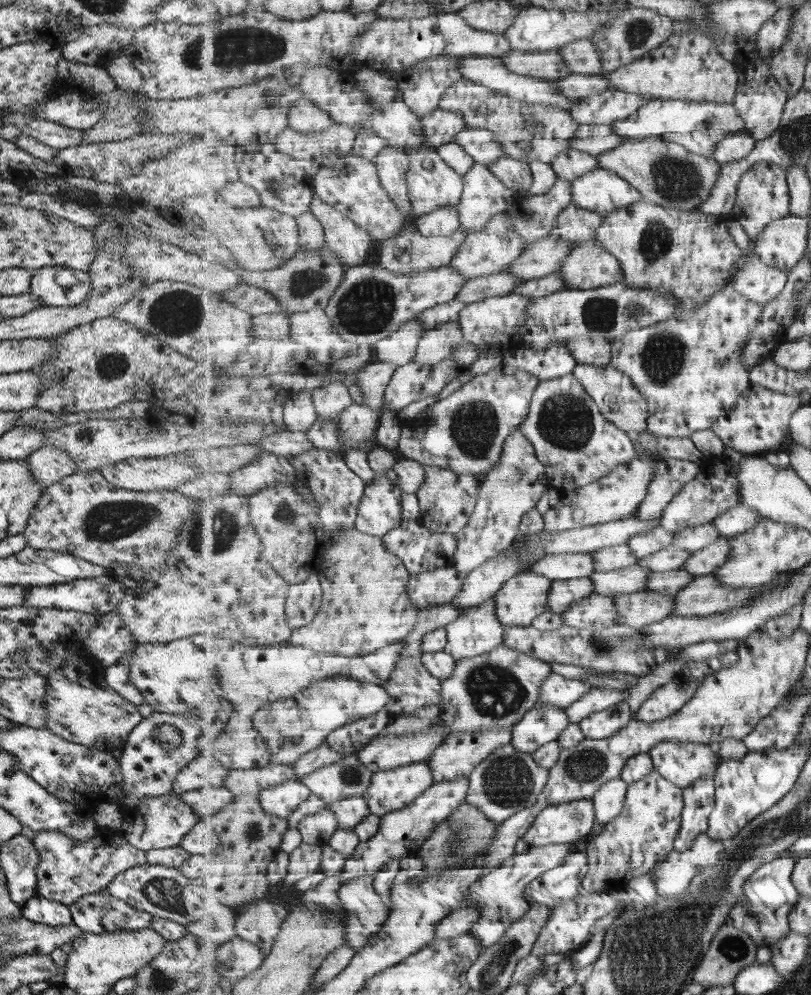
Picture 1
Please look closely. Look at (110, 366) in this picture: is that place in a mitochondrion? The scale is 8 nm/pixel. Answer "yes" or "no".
yes

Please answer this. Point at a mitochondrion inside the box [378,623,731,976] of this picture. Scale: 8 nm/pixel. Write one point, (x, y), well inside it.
(494, 692)

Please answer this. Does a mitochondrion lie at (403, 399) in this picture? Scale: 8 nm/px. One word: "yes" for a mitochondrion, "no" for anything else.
no

